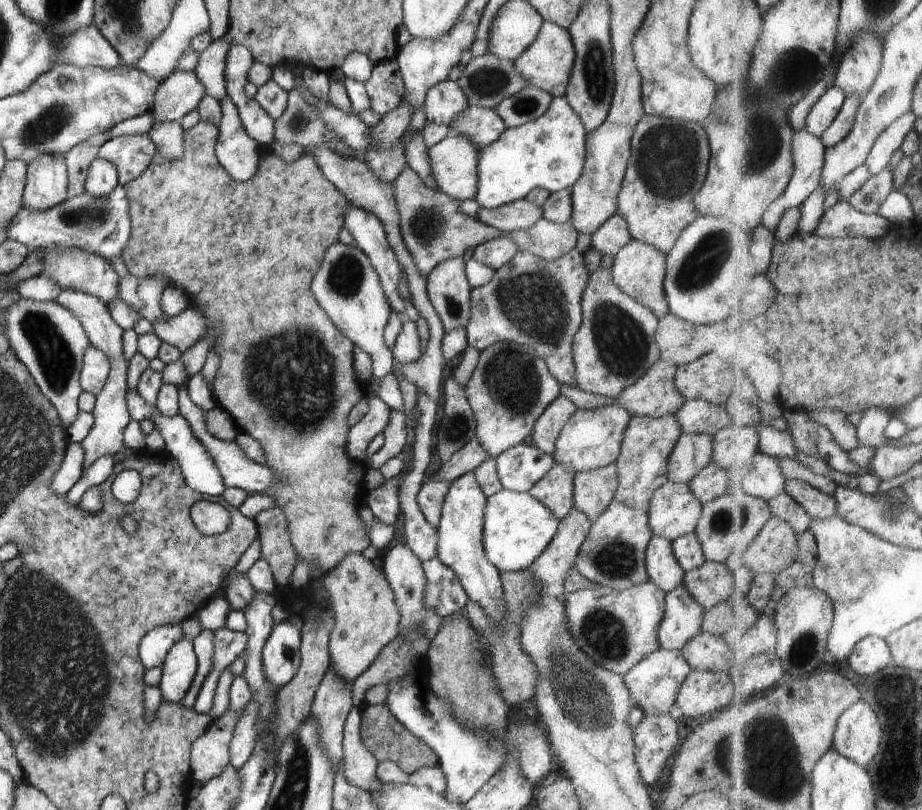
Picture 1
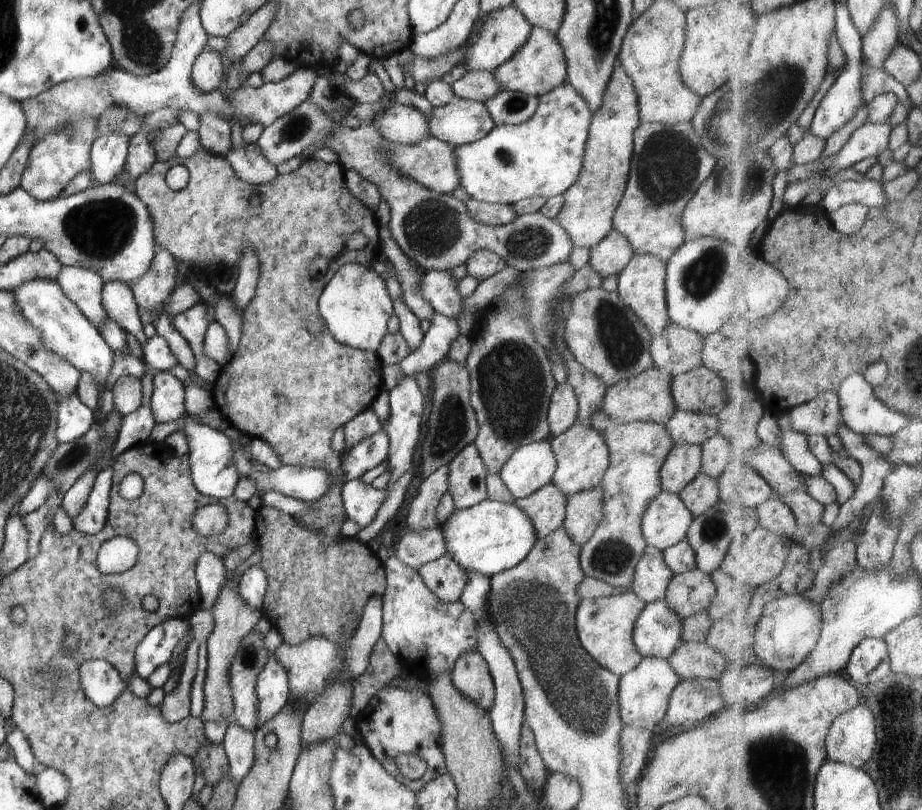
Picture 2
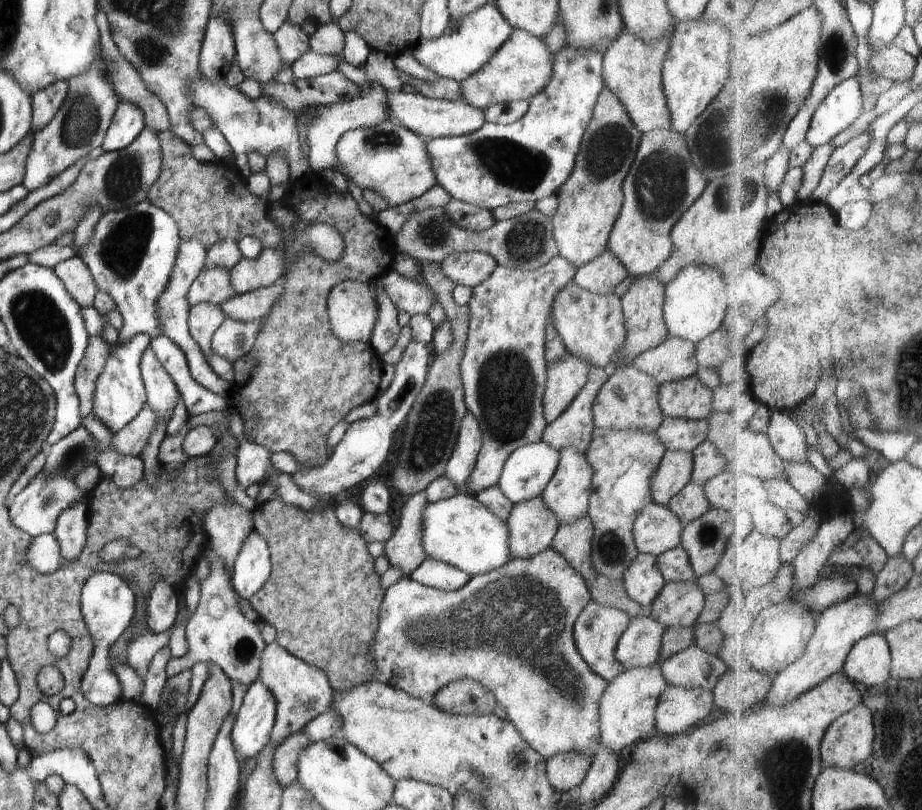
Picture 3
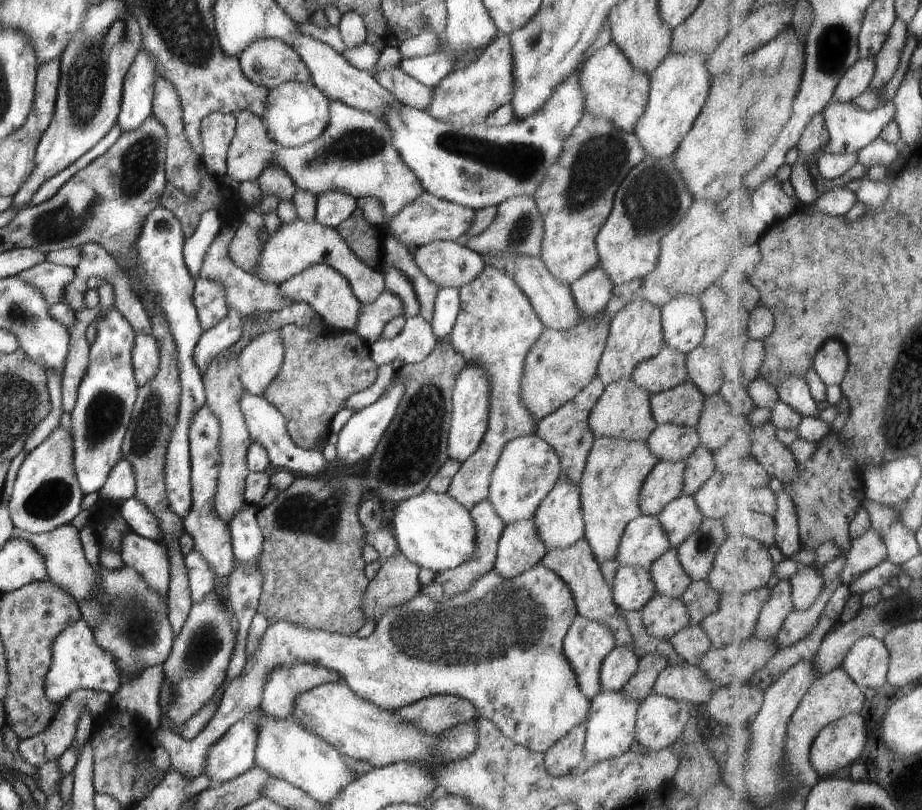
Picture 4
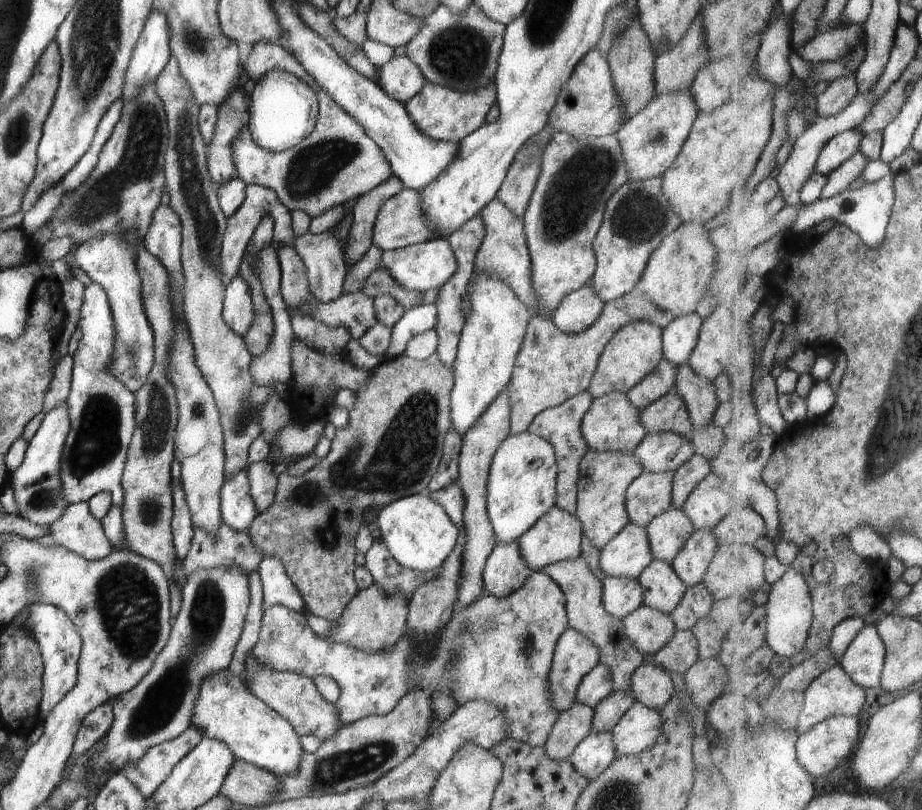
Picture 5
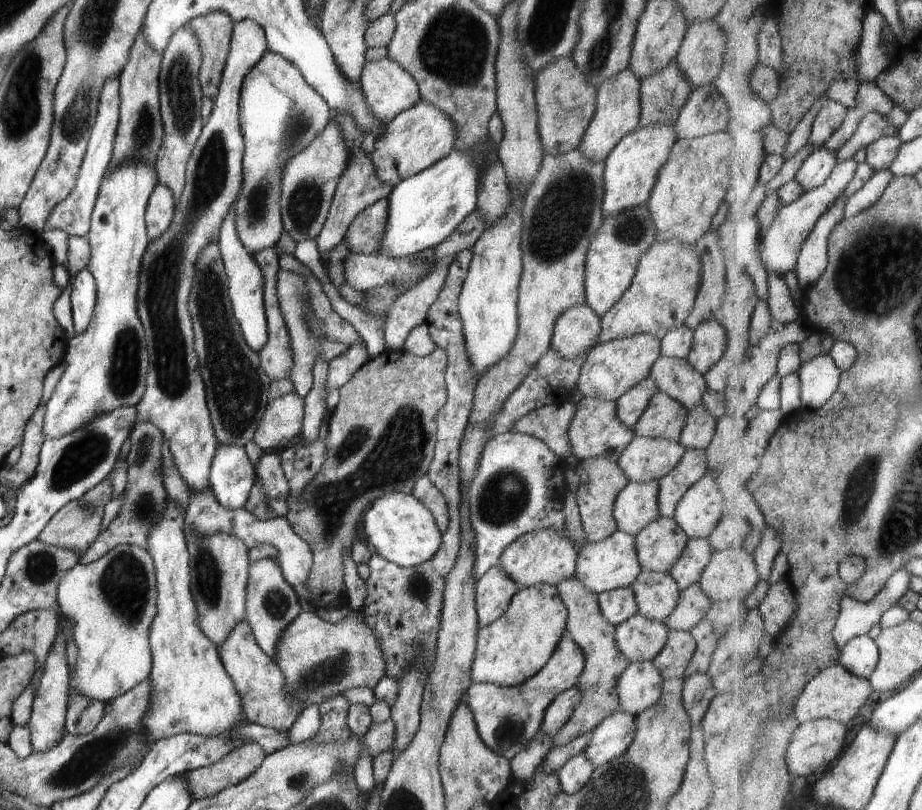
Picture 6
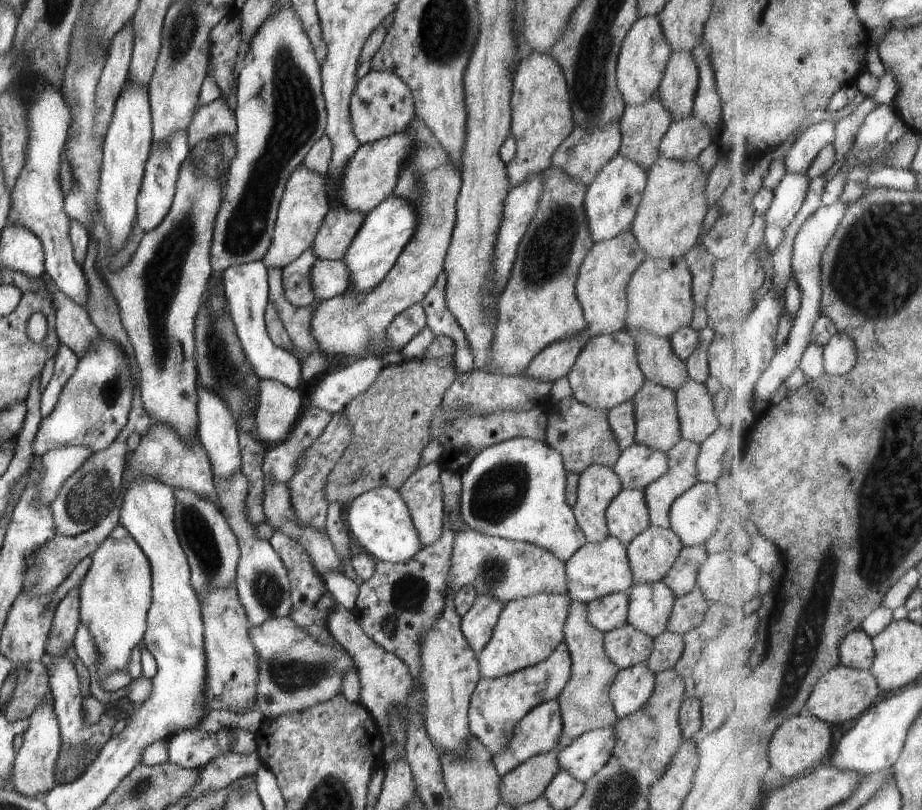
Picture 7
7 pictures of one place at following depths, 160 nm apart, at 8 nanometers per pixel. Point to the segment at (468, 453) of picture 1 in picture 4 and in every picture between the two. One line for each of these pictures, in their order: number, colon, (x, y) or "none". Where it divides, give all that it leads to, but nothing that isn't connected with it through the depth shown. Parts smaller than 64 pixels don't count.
2: (421, 516)
3: (404, 550)
4: (396, 583)

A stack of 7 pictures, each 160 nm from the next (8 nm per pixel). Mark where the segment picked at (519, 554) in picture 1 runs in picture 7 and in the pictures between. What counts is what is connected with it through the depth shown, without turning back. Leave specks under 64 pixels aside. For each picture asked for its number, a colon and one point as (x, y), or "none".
2: (490, 537)
3: (460, 531)
4: (433, 531)
5: (418, 534)
6: (401, 529)
7: (379, 519)

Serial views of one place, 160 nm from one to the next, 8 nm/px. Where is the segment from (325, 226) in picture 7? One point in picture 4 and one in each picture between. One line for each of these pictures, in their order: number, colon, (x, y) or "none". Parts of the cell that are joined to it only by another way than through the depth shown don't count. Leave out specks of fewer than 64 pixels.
4: (426, 219)
5: (399, 222)
6: (362, 237)

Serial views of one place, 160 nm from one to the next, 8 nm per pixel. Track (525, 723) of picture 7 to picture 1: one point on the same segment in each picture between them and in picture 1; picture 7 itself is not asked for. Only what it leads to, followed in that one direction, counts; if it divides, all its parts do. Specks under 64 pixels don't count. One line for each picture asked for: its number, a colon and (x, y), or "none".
1: (682, 616)
2: (656, 633)
3: (639, 646)
4: (618, 666)
5: (596, 685)
6: (559, 712)

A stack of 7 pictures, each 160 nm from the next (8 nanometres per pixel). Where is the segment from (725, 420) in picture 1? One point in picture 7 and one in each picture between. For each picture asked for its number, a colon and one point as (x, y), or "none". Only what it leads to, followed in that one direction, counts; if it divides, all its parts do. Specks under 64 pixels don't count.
2: (684, 427)
3: (677, 434)
4: (674, 443)
5: (658, 452)
6: (644, 459)
7: (637, 466)

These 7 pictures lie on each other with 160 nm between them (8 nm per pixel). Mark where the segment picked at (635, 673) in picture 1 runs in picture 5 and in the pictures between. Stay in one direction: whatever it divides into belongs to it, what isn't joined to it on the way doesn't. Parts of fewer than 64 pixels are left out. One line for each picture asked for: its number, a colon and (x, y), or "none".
2: (643, 693)
3: (627, 710)
4: (611, 720)
5: (596, 752)

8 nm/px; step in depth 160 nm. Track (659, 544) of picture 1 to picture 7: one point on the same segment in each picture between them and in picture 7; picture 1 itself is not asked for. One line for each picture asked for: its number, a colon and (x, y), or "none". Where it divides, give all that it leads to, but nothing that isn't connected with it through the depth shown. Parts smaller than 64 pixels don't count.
2: (651, 577)
3: (643, 581)
4: (632, 588)
5: (621, 596)
6: (616, 606)
7: (608, 613)

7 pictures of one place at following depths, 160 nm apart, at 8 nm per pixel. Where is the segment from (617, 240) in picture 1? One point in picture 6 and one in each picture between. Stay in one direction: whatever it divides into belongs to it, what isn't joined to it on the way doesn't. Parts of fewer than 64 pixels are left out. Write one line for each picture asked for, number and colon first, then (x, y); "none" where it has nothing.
2: (612, 255)
3: (601, 276)
4: (591, 294)
5: (579, 310)
6: (577, 330)

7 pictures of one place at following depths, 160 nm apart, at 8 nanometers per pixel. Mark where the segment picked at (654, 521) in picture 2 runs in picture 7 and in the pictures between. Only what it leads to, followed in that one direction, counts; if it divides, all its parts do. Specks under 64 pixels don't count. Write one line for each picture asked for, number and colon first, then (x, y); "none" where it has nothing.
3: (657, 529)
4: (643, 540)
5: (627, 554)
6: (610, 564)
7: (600, 569)

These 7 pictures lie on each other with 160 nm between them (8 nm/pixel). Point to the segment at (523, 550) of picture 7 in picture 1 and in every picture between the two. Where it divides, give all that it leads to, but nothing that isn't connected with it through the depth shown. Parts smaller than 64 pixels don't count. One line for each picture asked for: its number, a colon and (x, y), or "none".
1: (591, 439)
2: (582, 456)
3: (567, 494)
4: (559, 523)
5: (556, 536)
6: (546, 557)

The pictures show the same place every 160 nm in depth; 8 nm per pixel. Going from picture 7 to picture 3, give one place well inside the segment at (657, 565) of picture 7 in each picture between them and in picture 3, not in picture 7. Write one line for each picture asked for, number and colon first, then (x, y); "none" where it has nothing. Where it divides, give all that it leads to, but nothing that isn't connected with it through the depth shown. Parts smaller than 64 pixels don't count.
3: (690, 503)
4: (680, 518)
5: (668, 532)
6: (659, 545)

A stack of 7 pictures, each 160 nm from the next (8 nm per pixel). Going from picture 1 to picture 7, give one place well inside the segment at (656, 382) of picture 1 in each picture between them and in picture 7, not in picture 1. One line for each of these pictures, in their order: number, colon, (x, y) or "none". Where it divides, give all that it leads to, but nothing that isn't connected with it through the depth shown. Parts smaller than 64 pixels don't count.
2: (647, 397)
3: (629, 400)
4: (623, 411)
5: (611, 423)
6: (595, 430)
7: (582, 435)

